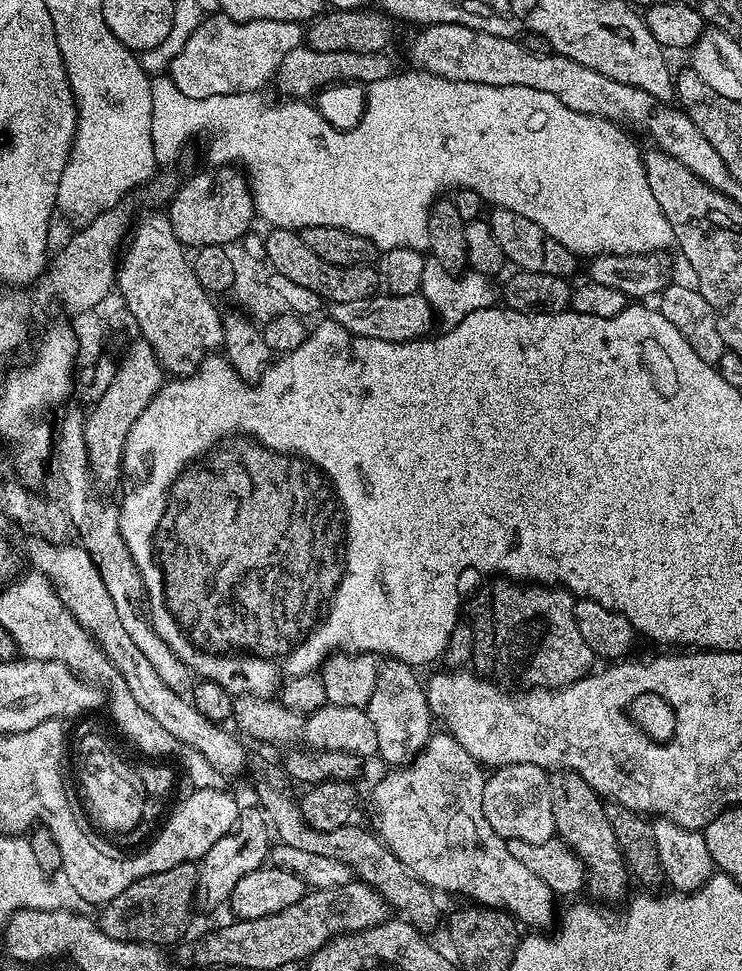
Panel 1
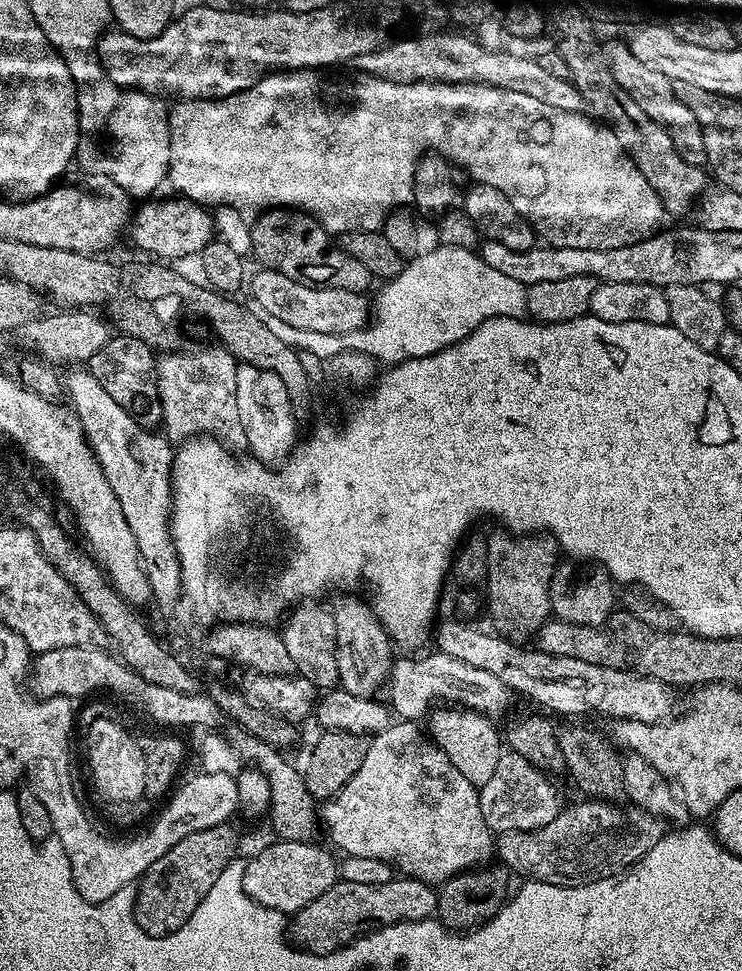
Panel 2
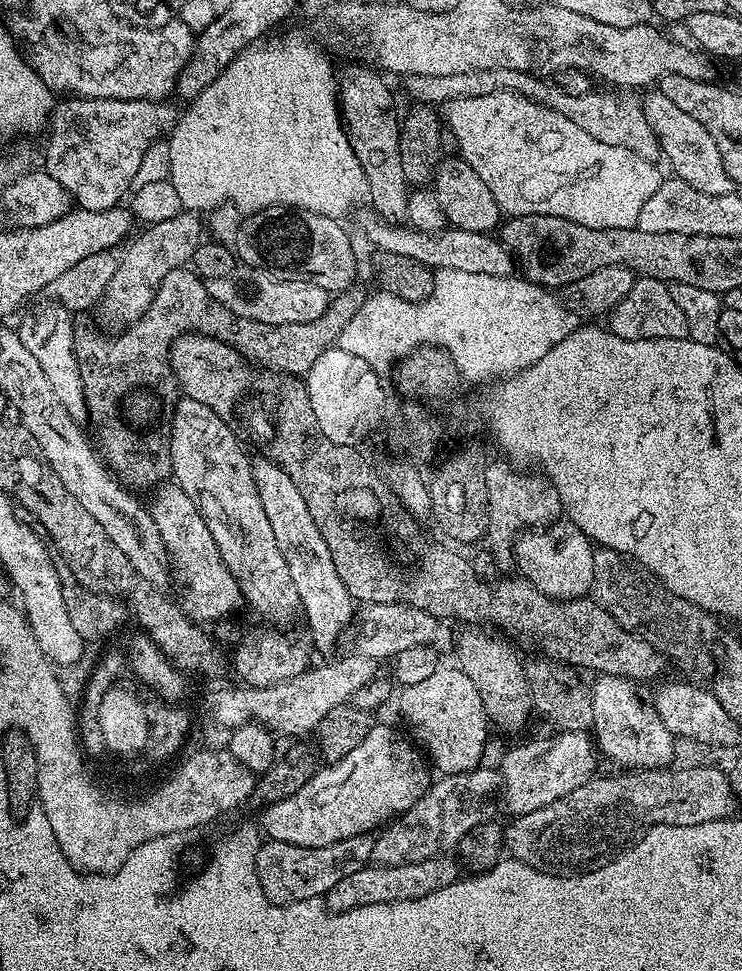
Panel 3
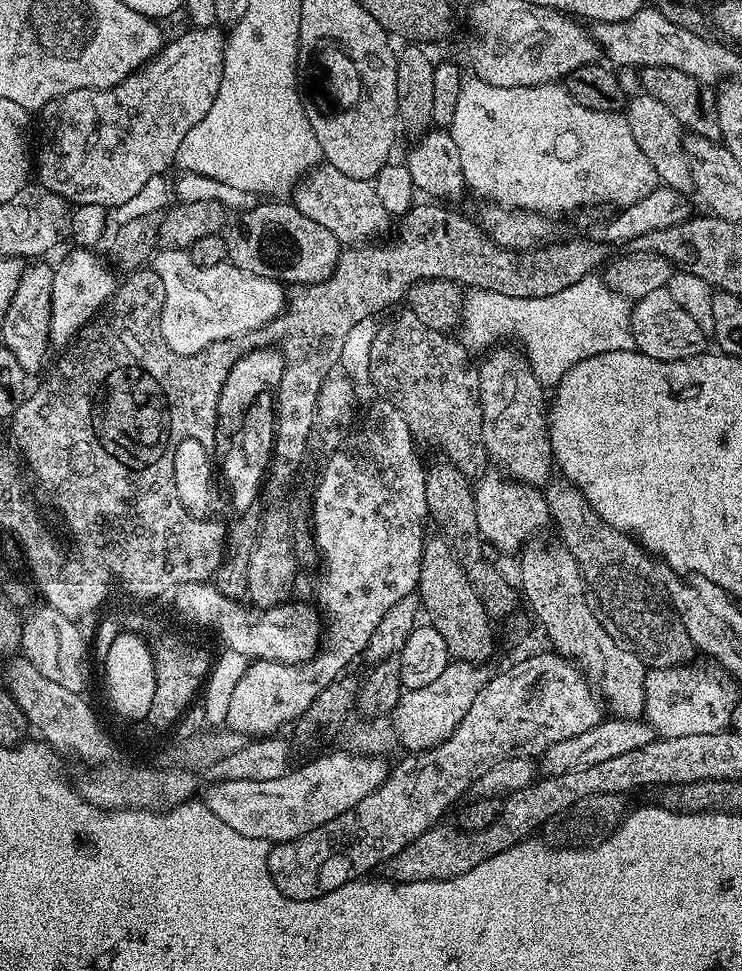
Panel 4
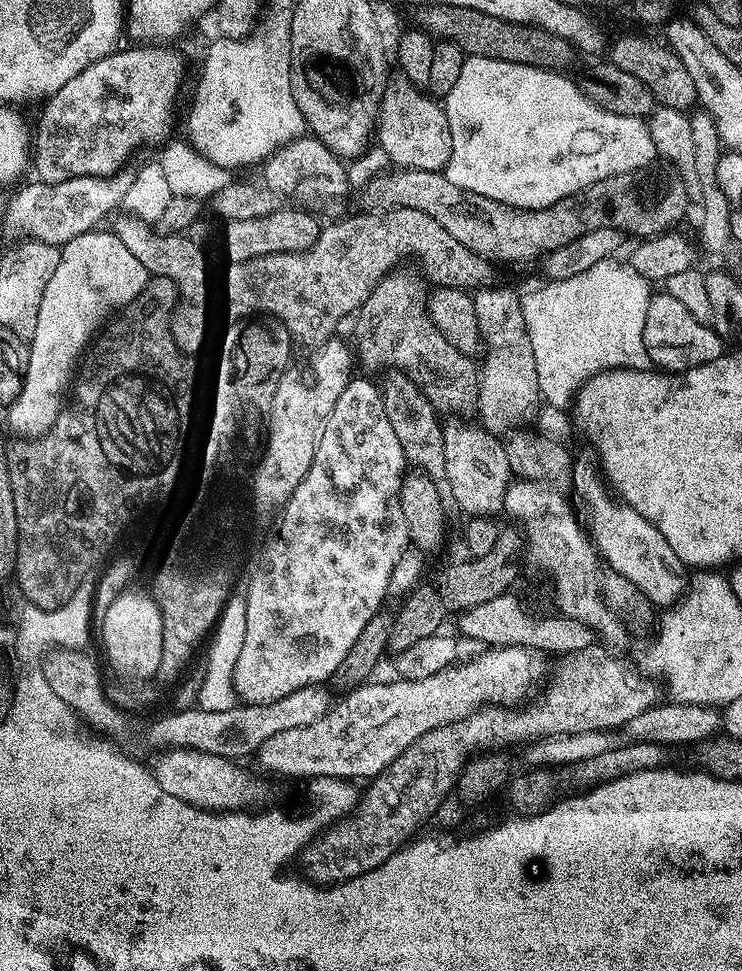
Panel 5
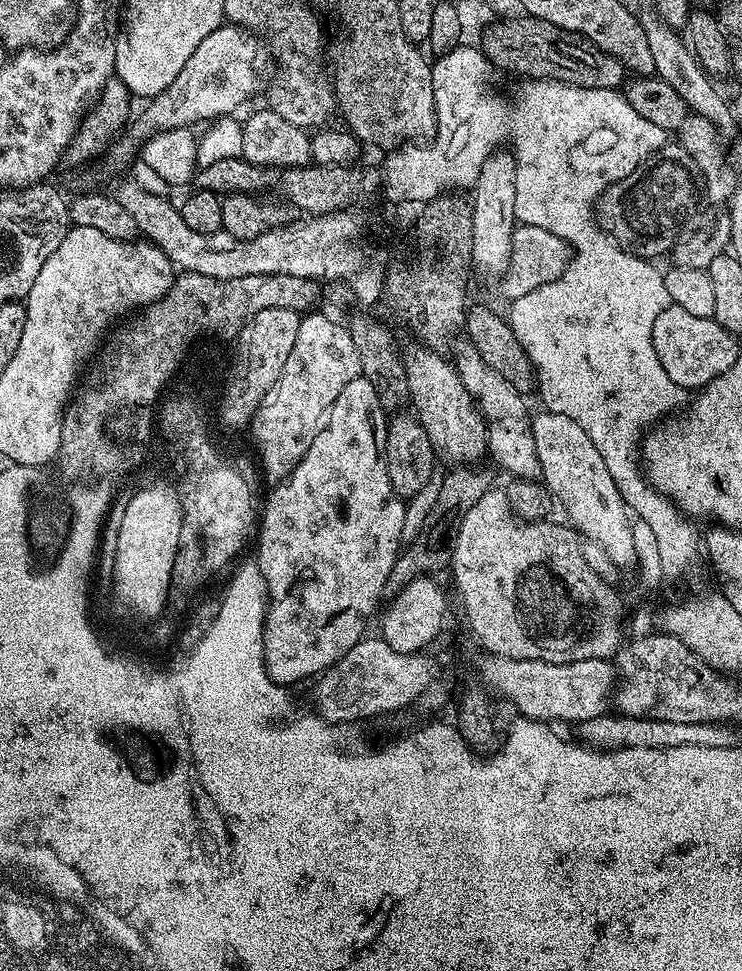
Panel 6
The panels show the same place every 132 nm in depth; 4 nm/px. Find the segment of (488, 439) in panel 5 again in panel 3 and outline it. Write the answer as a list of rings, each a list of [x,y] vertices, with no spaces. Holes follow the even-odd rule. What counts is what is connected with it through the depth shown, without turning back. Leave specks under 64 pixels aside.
[[[561,518],[546,528],[525,530],[516,537],[514,568],[551,600],[578,600],[587,597],[594,582],[594,545],[572,521]]]

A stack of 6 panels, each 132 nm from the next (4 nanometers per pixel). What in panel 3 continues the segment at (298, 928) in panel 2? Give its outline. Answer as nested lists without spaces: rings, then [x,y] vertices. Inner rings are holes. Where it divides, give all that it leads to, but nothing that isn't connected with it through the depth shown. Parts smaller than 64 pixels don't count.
[[[441,854],[434,858],[426,858],[422,862],[402,866],[378,864],[362,870],[354,870],[354,874],[342,878],[342,882],[337,882],[328,892],[327,906],[332,912],[345,912],[354,910],[358,906],[374,906],[378,902],[402,902],[422,898],[426,894],[434,894],[434,890],[442,890],[453,884],[455,880],[461,879],[461,865],[448,856],[451,855]]]

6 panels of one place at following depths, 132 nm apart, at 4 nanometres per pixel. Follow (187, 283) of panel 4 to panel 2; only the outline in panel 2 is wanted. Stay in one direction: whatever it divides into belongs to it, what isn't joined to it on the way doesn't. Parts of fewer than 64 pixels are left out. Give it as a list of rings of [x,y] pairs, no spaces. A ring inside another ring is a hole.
[[[256,270],[253,276],[251,273],[250,288],[251,284],[253,300],[251,303],[257,309],[272,314],[286,322],[287,325],[297,327],[299,330],[346,335],[348,331],[358,330],[359,327],[364,326],[370,316],[369,297],[359,292],[315,288],[309,284],[294,282],[294,278],[286,278],[286,274],[267,270]]]

